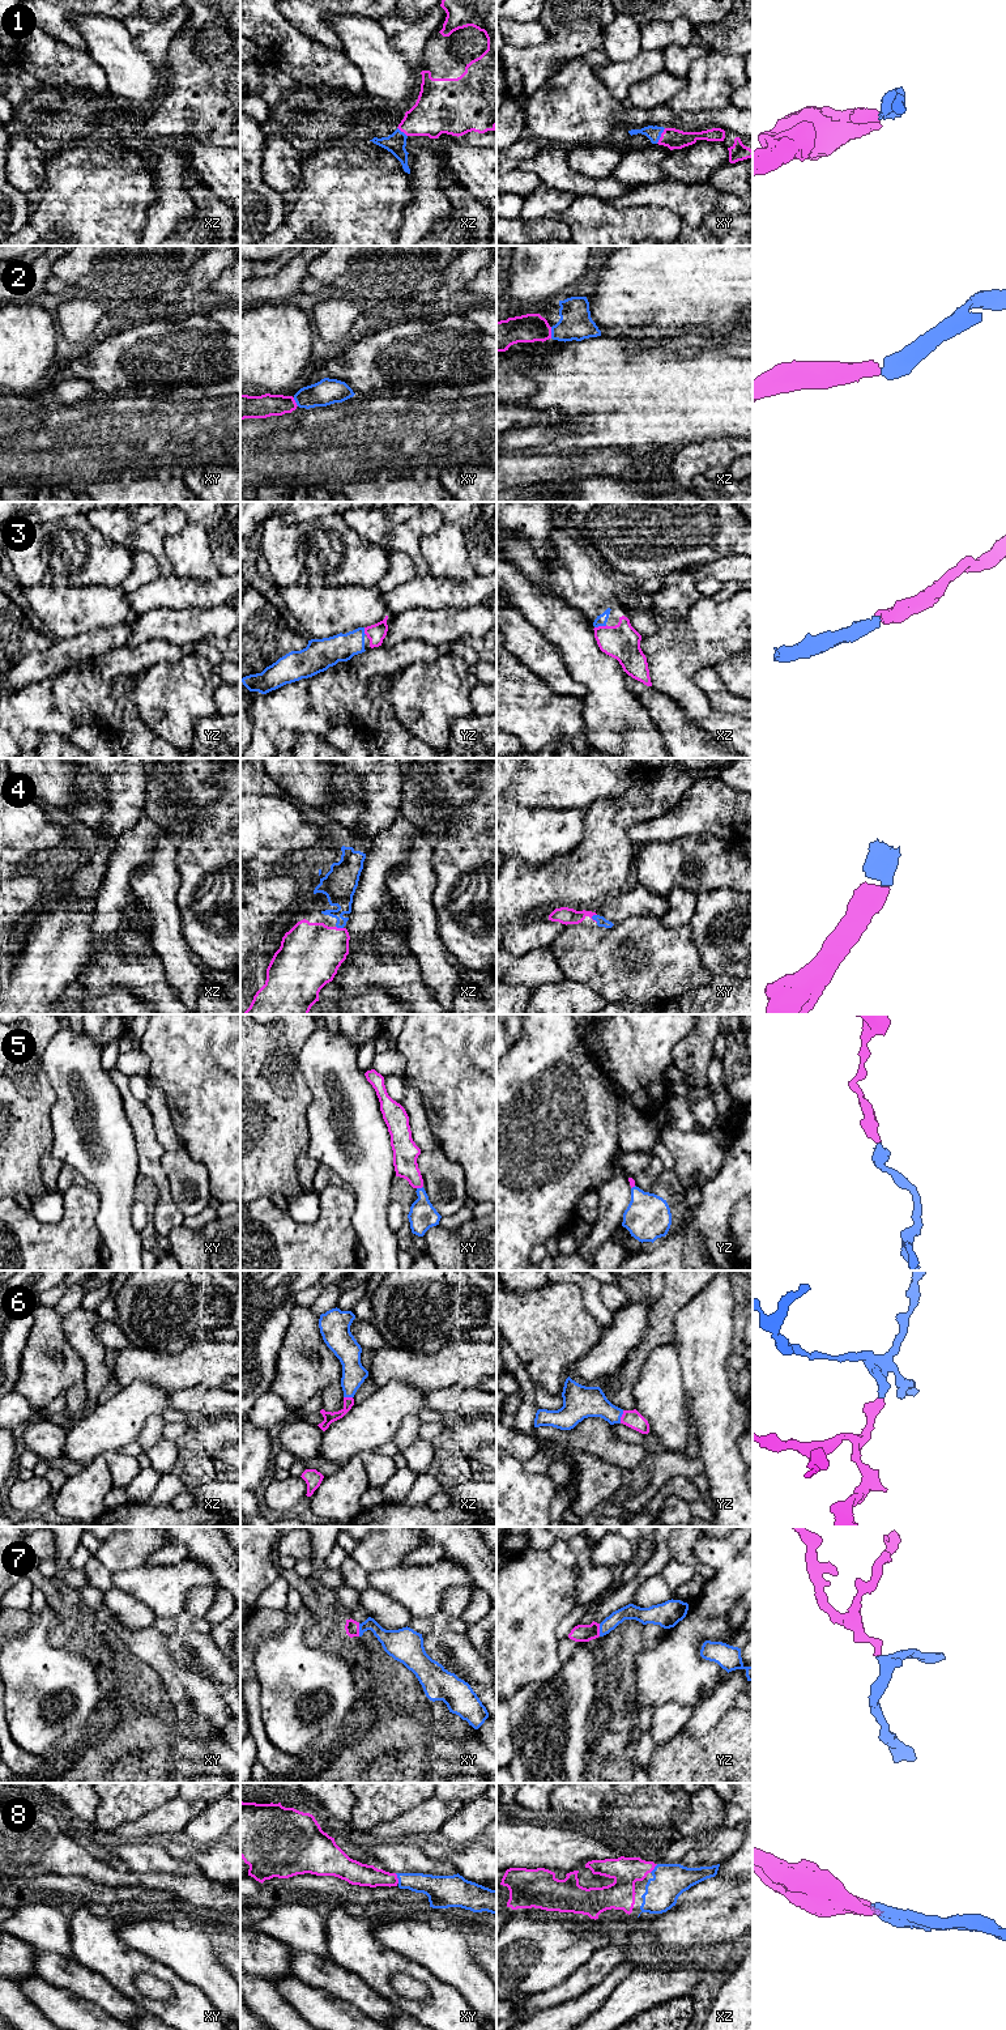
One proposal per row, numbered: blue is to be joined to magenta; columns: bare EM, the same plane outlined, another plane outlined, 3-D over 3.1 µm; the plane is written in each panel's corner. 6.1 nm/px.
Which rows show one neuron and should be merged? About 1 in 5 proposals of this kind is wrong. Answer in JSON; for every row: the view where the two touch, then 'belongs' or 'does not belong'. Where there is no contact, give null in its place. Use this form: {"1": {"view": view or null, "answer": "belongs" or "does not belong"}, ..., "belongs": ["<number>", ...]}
{"1": {"view": "xy", "answer": "belongs"}, "2": {"view": "xz", "answer": "belongs"}, "3": {"view": "xz", "answer": "belongs"}, "4": {"view": "xy", "answer": "belongs"}, "5": {"view": "xy", "answer": "belongs"}, "6": {"view": "yz", "answer": "belongs"}, "7": {"view": "xy", "answer": "belongs"}, "8": {"view": "xy", "answer": "belongs"}, "belongs": ["1", "2", "3", "4", "5", "6", "7", "8"]}

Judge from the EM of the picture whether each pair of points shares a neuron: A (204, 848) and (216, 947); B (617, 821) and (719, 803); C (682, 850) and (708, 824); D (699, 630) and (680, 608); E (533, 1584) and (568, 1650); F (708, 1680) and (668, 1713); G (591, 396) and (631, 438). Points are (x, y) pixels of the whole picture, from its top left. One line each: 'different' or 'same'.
A: same
B: different
C: different
D: different
E: different
F: different
G: same

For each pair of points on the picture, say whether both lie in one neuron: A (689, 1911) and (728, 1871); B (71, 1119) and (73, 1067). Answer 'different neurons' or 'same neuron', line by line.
A: different neurons
B: same neuron

